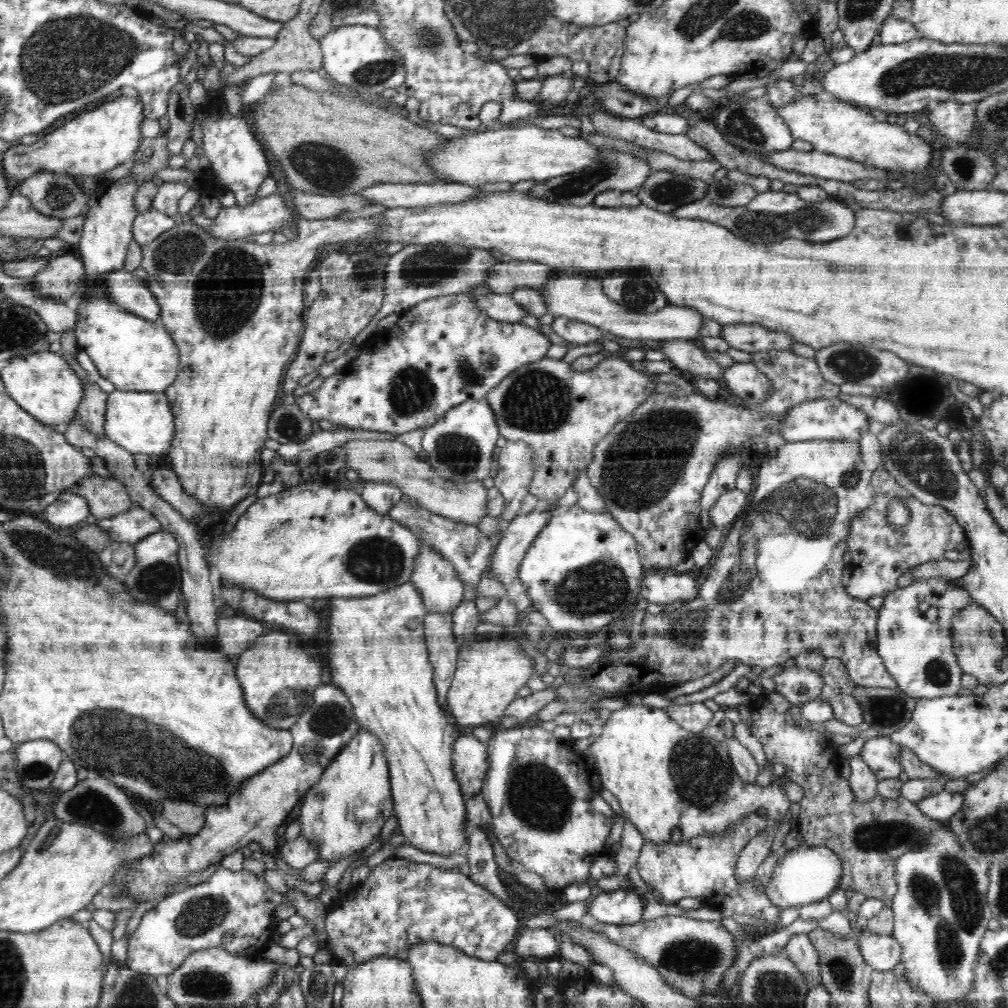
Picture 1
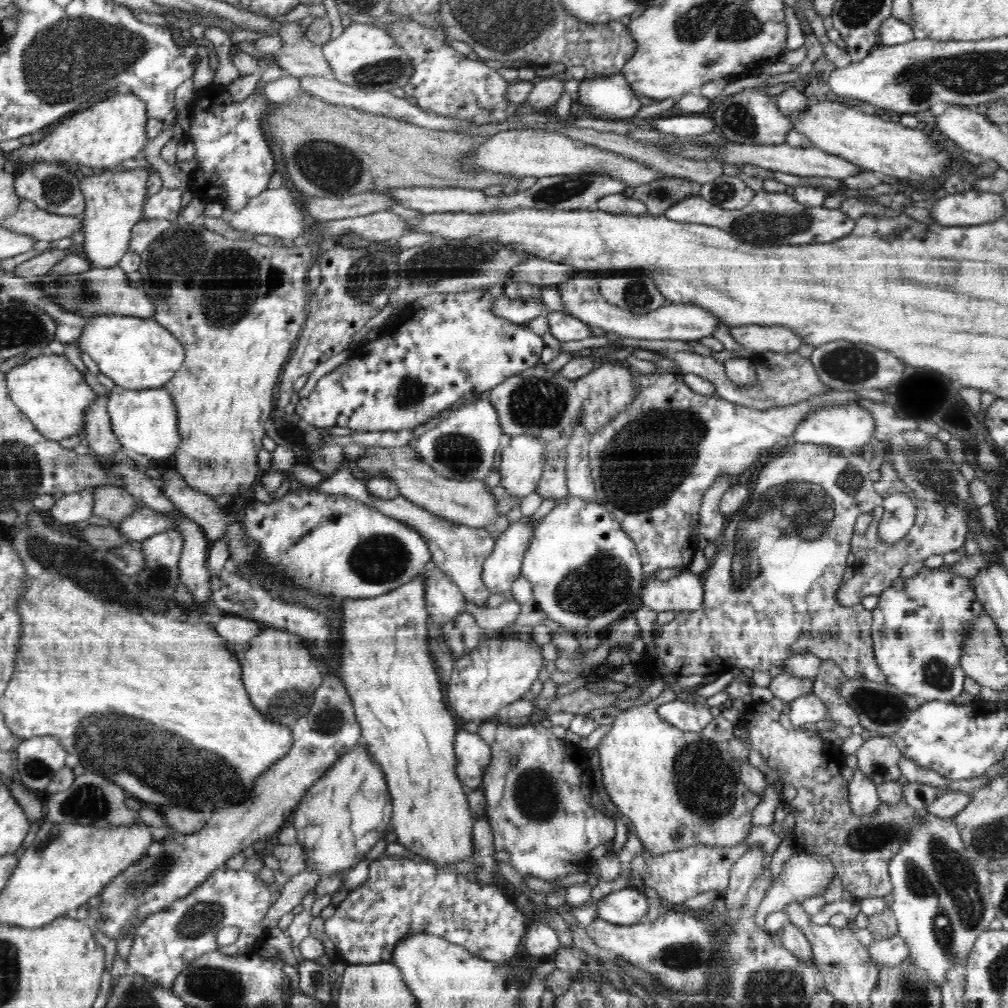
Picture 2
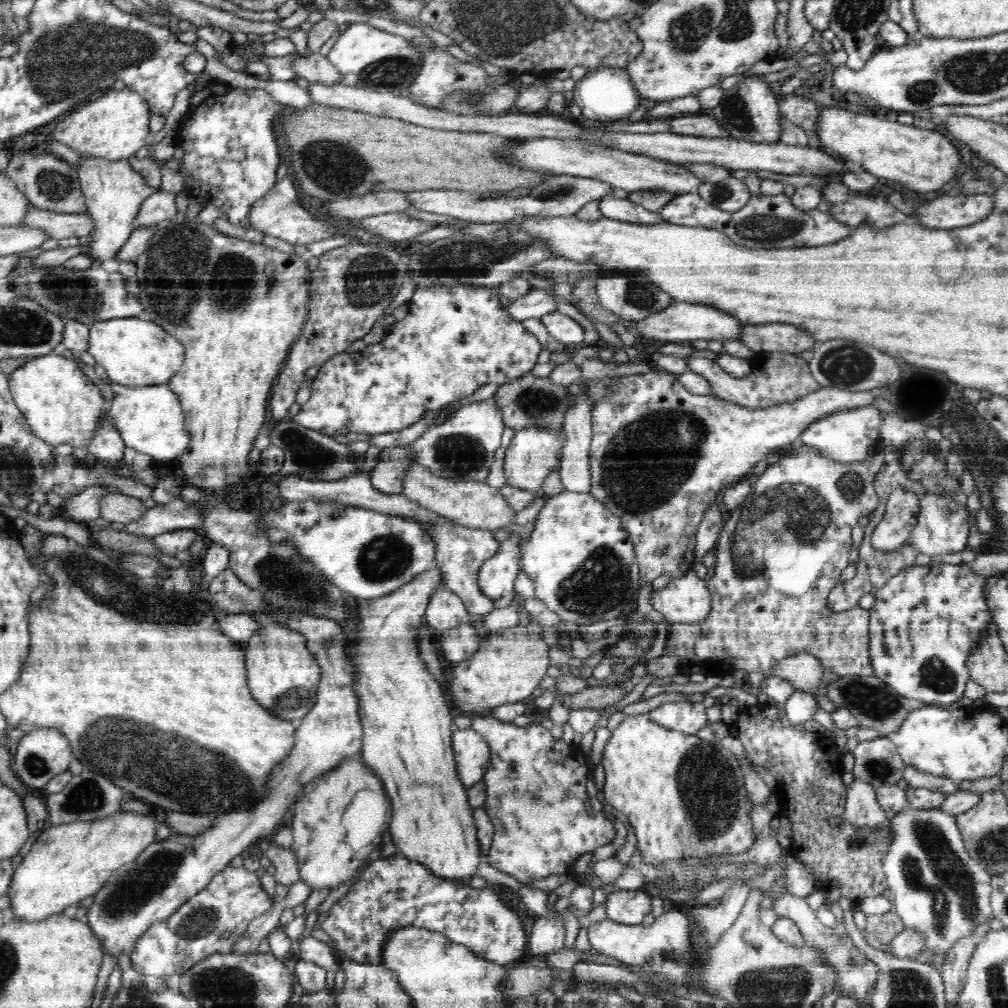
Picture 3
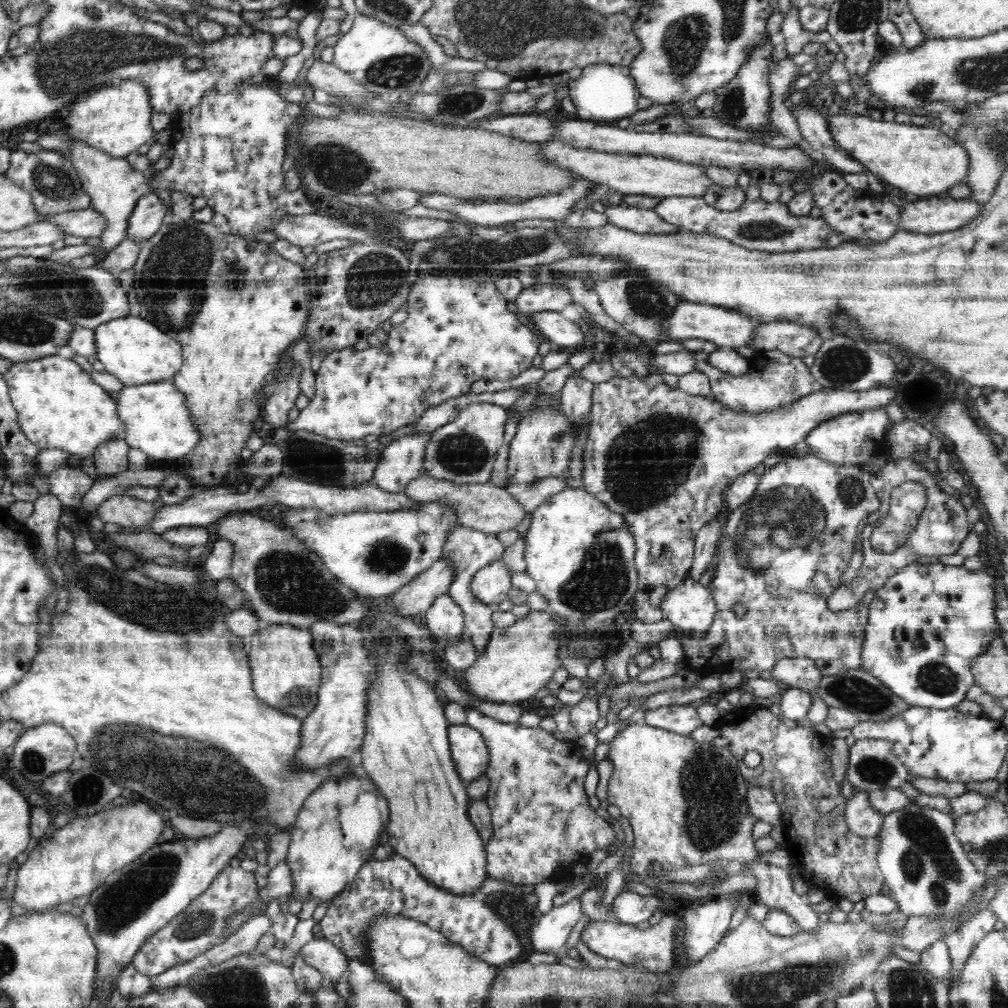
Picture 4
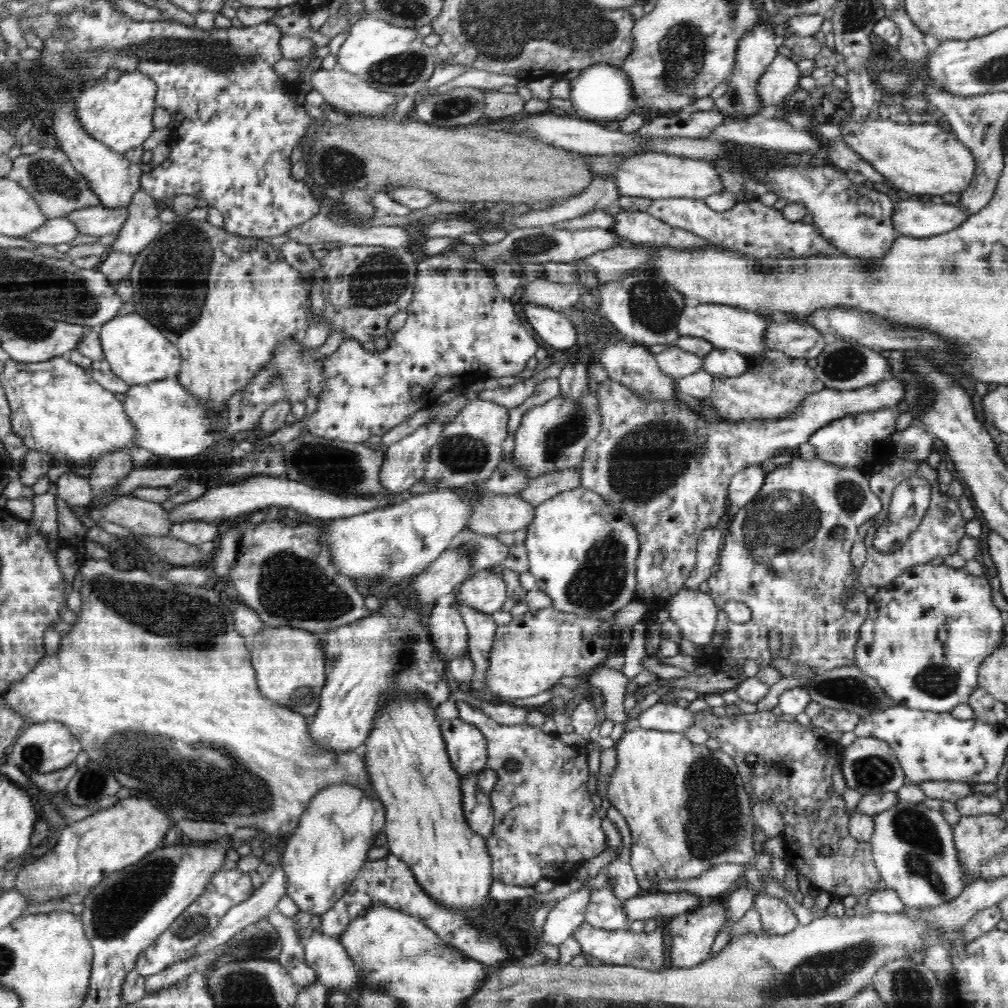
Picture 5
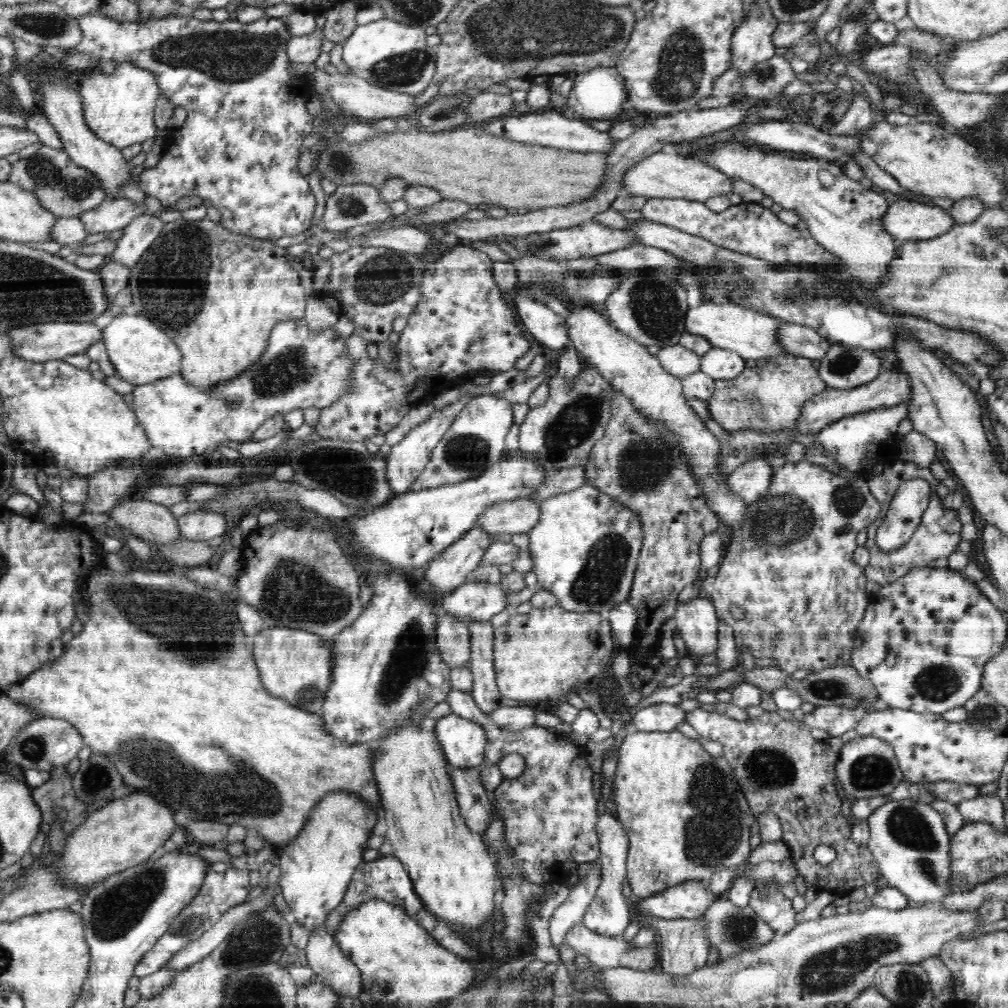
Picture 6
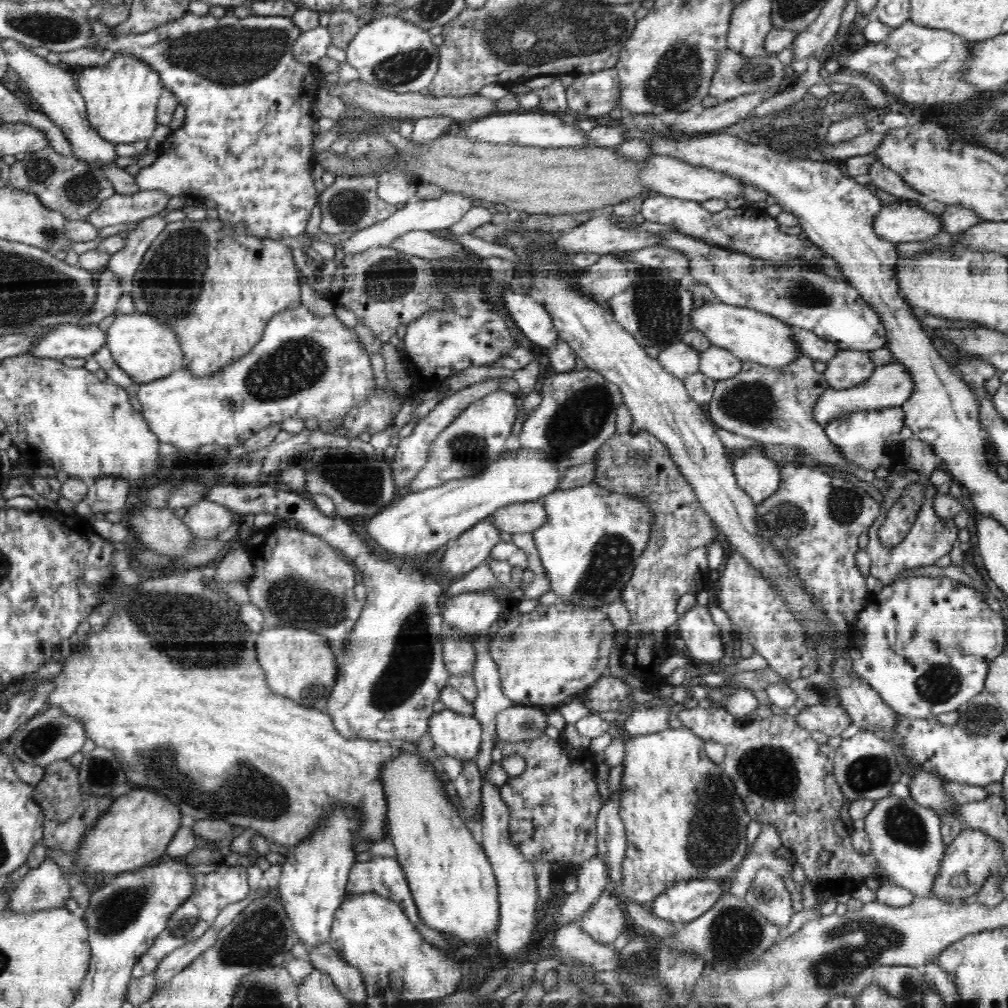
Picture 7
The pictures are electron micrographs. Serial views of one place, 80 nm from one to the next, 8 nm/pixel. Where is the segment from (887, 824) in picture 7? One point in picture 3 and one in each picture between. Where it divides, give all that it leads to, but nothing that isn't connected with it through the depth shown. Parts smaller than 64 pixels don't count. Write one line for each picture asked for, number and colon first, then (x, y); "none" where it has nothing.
3: (938, 889)
4: (923, 863)
5: (913, 846)
6: (909, 840)

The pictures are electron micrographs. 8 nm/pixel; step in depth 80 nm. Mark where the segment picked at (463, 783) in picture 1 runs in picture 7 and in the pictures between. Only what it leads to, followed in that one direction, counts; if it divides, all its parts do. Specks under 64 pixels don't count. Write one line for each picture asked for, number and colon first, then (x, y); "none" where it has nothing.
2: (473, 755)
3: (472, 754)
4: (470, 755)
5: (466, 746)
6: (464, 742)
7: (458, 735)

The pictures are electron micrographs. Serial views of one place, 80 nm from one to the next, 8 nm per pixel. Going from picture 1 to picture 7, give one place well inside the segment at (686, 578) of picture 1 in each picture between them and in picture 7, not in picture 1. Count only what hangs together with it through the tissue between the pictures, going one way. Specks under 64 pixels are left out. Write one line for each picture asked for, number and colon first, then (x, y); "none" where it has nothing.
2: (684, 593)
3: (686, 600)
4: (690, 606)
5: (695, 612)
6: (697, 622)
7: (702, 637)

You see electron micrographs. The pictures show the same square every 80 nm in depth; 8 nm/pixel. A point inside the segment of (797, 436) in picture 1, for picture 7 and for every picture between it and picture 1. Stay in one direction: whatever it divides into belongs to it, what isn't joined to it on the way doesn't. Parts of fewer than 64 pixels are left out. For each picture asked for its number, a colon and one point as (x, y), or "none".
2: (847, 427)
3: (845, 436)
4: (850, 439)
5: (848, 442)
6: (849, 441)
7: (862, 437)

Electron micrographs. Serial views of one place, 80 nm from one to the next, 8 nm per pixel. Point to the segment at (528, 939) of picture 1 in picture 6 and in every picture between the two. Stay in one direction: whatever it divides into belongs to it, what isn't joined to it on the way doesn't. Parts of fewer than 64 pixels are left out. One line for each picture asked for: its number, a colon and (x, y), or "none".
2: (541, 939)
3: (548, 936)
4: (551, 932)
5: (568, 915)
6: (572, 911)

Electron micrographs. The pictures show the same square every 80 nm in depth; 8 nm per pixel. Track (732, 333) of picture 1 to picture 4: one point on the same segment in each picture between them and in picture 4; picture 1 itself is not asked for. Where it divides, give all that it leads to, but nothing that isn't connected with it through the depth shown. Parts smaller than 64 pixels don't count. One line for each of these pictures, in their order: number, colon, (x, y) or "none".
2: (756, 339)
3: (767, 338)
4: (791, 338)

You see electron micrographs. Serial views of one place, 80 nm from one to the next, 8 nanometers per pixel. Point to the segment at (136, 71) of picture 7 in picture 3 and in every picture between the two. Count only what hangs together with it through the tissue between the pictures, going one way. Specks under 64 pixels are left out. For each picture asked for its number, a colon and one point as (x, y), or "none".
3: (114, 126)
4: (117, 119)
5: (119, 114)
6: (119, 108)

